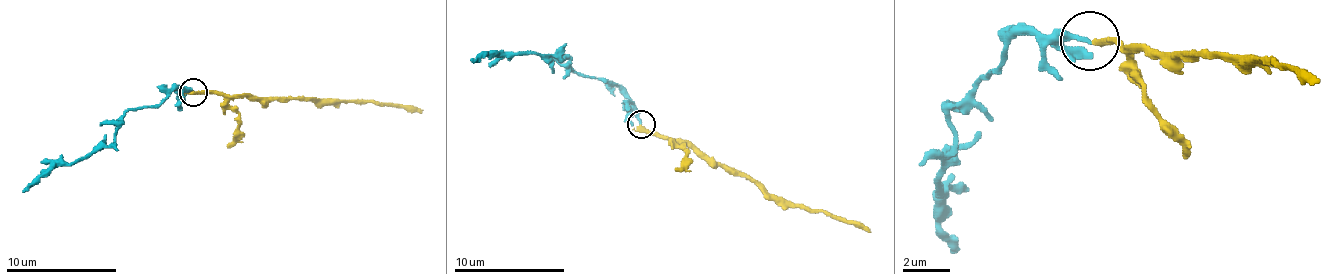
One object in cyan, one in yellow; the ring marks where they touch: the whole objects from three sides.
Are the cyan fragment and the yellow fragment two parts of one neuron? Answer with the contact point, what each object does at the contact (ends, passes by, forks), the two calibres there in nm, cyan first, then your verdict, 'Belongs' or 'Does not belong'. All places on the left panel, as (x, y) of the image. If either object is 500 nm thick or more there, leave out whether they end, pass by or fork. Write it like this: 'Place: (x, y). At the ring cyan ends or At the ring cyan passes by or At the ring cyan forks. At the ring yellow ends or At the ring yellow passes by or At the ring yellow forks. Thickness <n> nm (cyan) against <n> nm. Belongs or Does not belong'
Place: (193, 92). At the ring cyan ends. At the ring yellow ends. Thickness 200 nm (cyan) against 320 nm. Does not belong

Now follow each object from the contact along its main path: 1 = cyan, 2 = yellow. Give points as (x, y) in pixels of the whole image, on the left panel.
1: (192, 93), (173, 90), (153, 106), (131, 109), (109, 145), (98, 145), (73, 162), (54, 162), (23, 192)
2: (192, 93), (375, 101), (414, 106), (422, 112)

